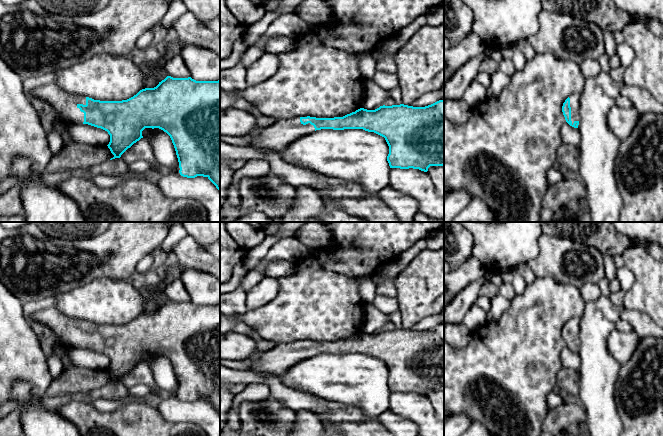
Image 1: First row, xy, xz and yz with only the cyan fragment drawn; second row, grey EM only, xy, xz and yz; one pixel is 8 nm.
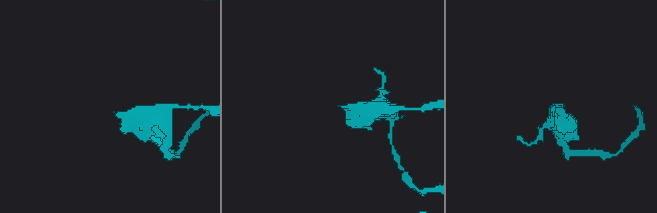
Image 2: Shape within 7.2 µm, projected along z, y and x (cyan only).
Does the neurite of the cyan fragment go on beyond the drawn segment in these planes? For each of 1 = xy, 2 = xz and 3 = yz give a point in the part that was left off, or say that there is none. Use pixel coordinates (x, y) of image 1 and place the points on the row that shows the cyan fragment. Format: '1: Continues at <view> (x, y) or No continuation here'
1: No continuation here
2: No continuation here
3: No continuation here

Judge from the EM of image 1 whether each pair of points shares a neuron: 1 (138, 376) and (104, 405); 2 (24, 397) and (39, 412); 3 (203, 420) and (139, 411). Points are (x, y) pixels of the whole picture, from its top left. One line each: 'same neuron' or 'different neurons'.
1: different neurons
2: same neuron
3: different neurons

